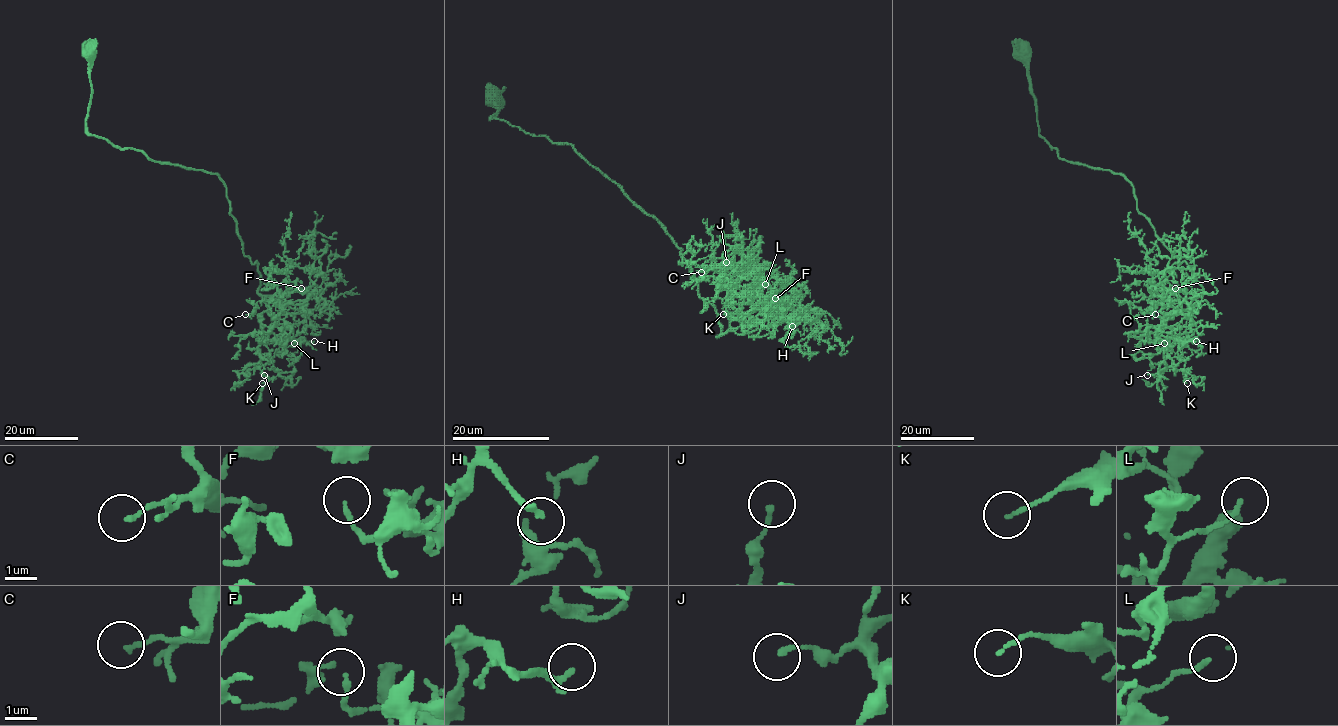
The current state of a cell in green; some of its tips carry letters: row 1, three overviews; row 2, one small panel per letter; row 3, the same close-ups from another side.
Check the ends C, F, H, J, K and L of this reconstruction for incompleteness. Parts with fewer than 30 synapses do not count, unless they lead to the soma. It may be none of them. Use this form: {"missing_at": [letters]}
{"missing_at": ["H"]}

